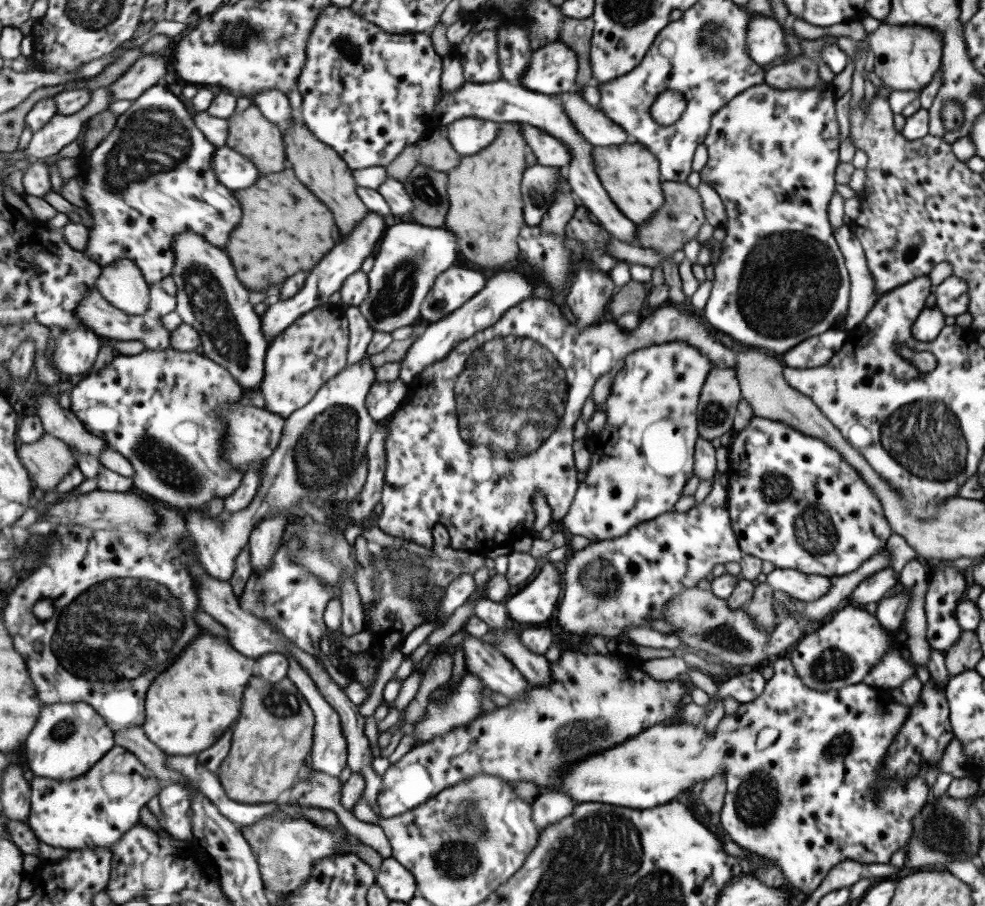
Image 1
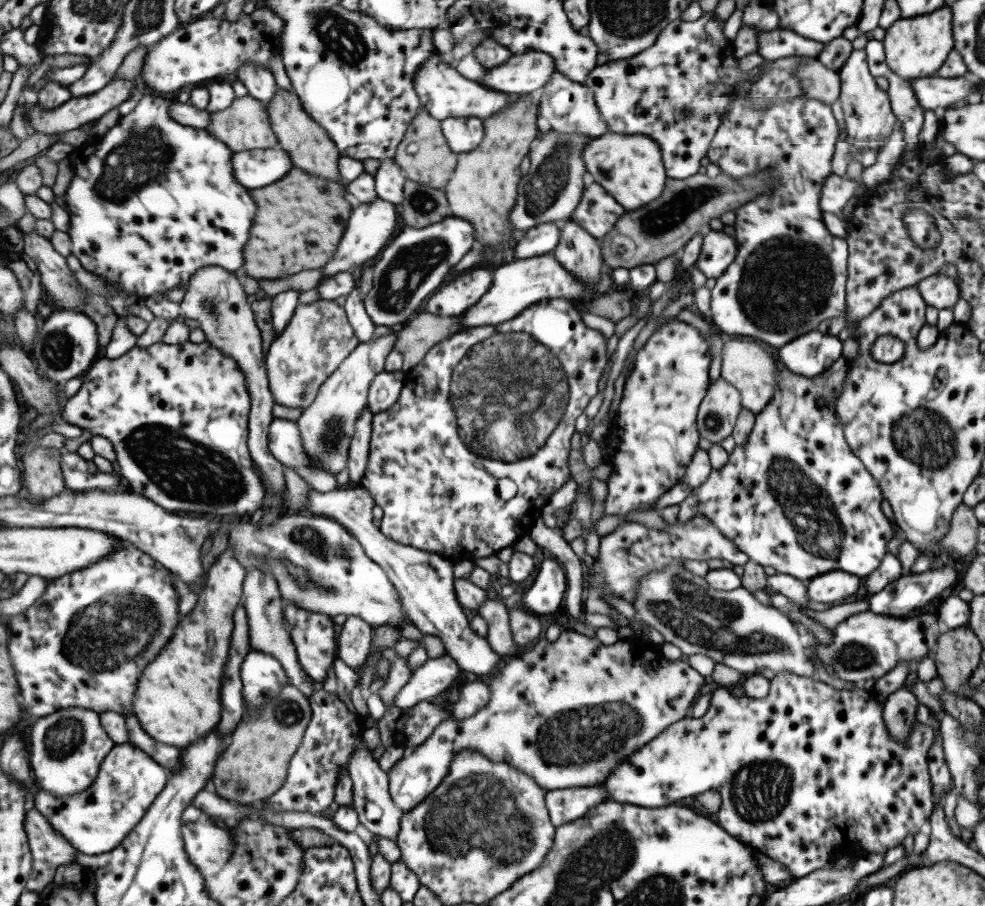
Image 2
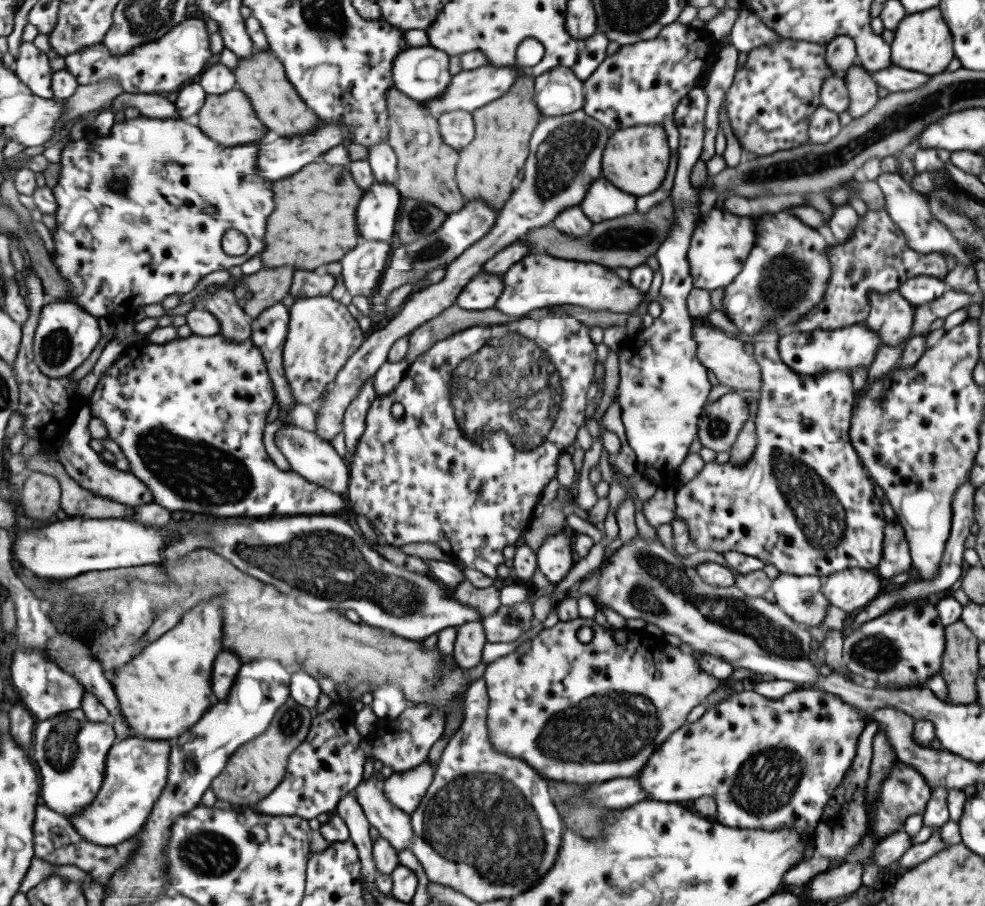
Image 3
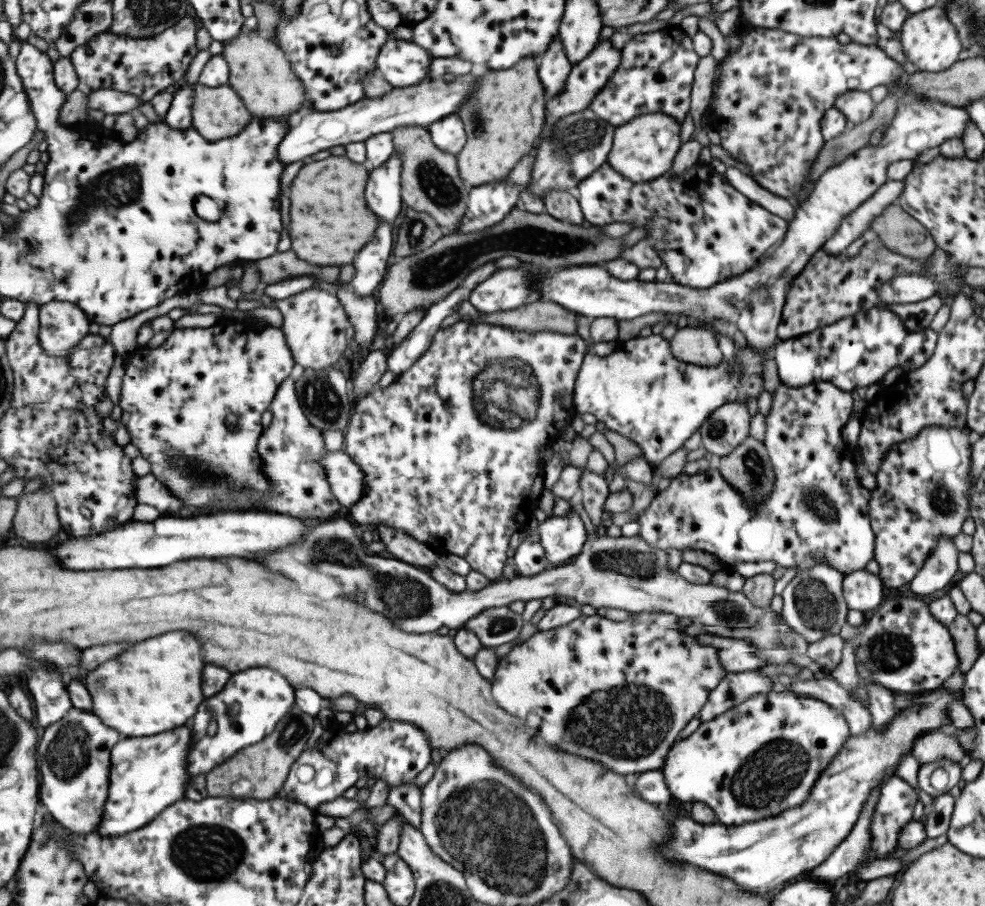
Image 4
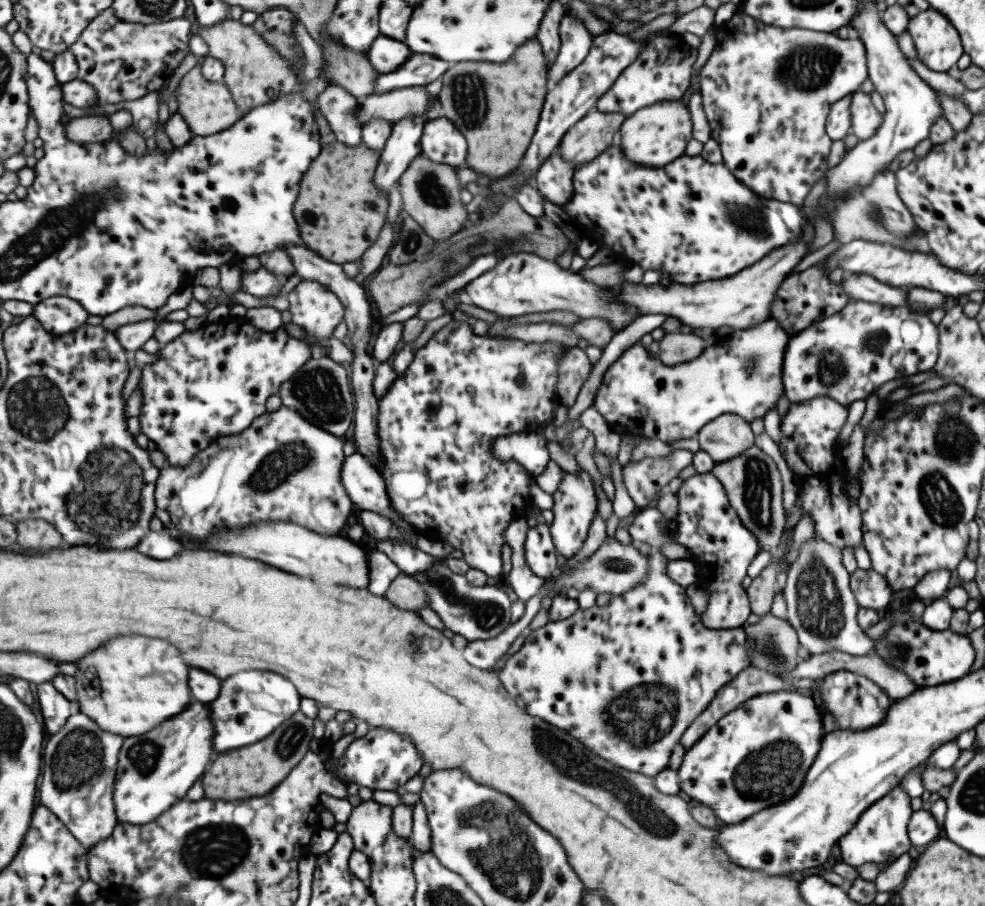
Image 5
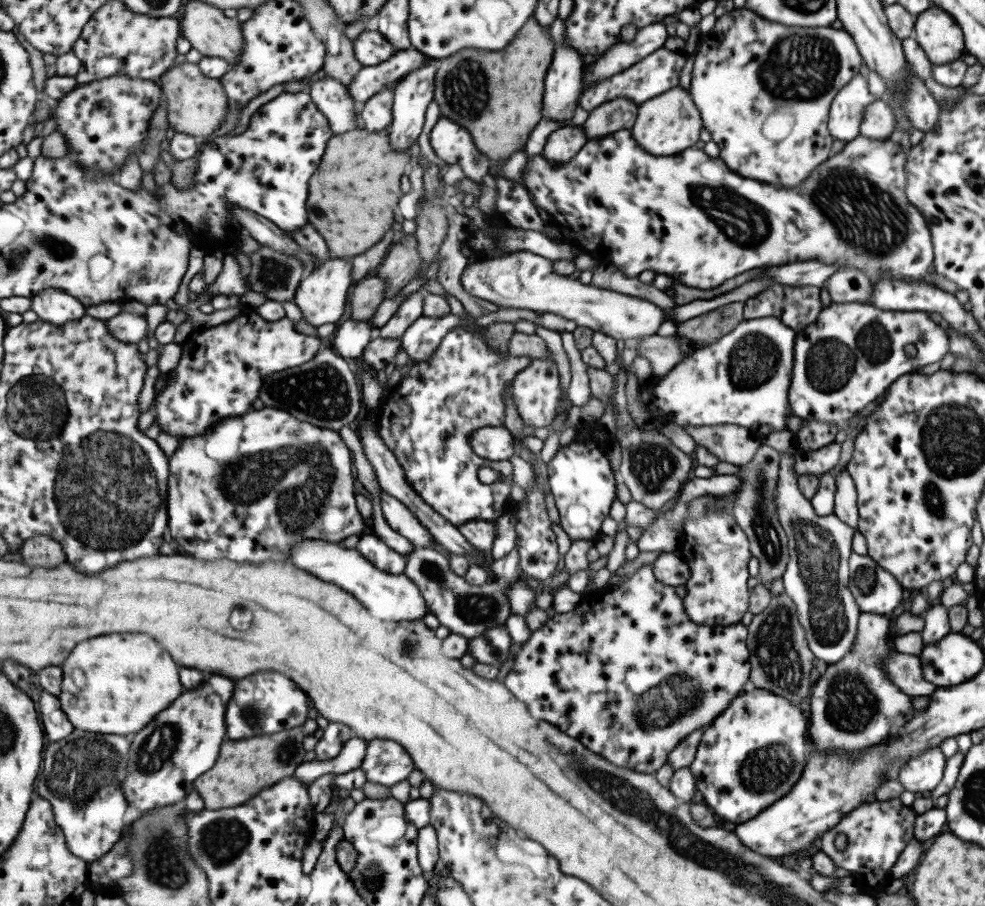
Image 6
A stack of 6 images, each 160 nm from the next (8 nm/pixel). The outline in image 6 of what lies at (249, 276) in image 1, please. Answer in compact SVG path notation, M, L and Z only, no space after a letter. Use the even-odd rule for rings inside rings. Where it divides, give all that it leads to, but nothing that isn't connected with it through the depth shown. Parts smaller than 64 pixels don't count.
M363 127L338 134L329 141L324 160L310 183L308 213L311 224L325 237L332 250L330 258L352 259L379 244L396 222L399 194L407 190L406 176L410 170L411 154L392 146L390 128L371 132Z

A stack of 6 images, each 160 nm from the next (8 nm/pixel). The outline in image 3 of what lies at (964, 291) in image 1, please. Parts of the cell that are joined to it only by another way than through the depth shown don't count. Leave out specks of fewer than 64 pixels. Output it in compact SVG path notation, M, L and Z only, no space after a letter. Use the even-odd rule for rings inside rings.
M927 276L909 278L896 290L913 306L929 304L946 291L947 288L942 279Z

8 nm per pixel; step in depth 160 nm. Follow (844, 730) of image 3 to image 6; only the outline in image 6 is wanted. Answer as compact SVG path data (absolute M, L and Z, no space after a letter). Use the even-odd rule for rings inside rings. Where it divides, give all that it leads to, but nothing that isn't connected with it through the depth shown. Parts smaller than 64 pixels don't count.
M750 688L741 692L703 729L689 772L695 782L697 800L729 822L745 822L754 818L772 802L789 793L797 782L810 756L812 743L806 736L808 713L806 706L791 706L784 698L768 690Z

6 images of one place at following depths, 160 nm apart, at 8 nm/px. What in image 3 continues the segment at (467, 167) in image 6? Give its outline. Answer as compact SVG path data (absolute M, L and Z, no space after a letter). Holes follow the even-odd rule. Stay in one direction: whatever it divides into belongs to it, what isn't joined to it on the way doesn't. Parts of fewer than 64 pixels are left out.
M454 110L438 117L443 140L462 151L476 137L476 121L472 112Z

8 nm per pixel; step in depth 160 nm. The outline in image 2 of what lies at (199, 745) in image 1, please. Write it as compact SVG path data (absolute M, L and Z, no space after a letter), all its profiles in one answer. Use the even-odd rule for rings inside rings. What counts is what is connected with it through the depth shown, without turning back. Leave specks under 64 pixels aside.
M229 546L225 552L217 557L216 563L210 568L206 587L198 594L194 609L181 617L177 626L177 636L173 636L169 646L159 654L155 662L145 668L141 676L141 686L137 686L137 698L133 708L139 716L143 728L159 742L179 748L189 746L209 730L215 730L221 722L221 680L225 672L226 662L229 662L234 633L234 614L244 597L244 580L247 576L246 568L237 560L237 553Z

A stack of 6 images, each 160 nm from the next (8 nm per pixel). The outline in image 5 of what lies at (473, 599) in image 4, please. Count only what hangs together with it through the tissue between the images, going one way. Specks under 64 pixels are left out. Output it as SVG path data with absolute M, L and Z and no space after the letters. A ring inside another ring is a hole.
M606 536L600 548L597 548L591 557L583 559L575 568L570 568L566 572L559 571L557 575L552 576L555 584L552 592L553 594L564 594L567 588L573 586L578 592L589 587L596 595L603 594L603 592L610 594L611 597L623 594L646 577L647 557L638 552L635 543L621 544L616 541L616 538ZM402 571L402 573L391 583L385 597L401 610L417 612L421 606L430 608L430 600L422 584L413 577Z

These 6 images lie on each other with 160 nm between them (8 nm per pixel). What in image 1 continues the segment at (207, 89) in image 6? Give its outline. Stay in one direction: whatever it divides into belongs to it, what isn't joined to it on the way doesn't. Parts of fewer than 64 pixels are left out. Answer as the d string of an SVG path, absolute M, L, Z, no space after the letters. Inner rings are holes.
M252 103L242 113L233 113L228 121L230 122L230 135L227 146L249 157L260 168L262 176L285 170L283 164L285 164L285 159L288 159L288 153L284 131L279 125L271 122L257 104Z

